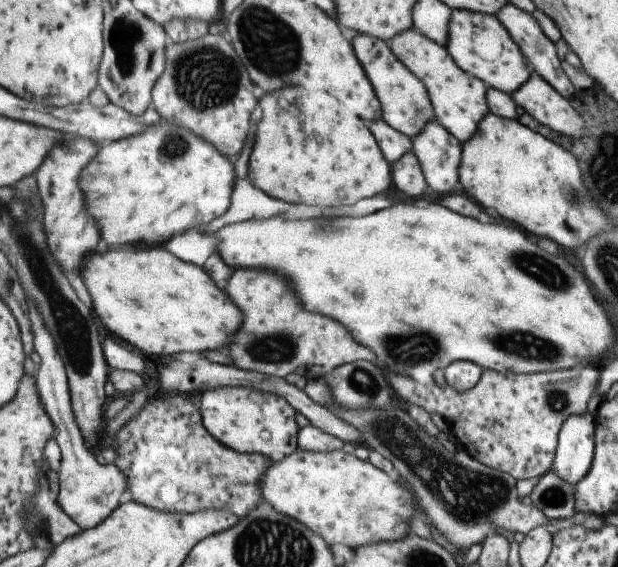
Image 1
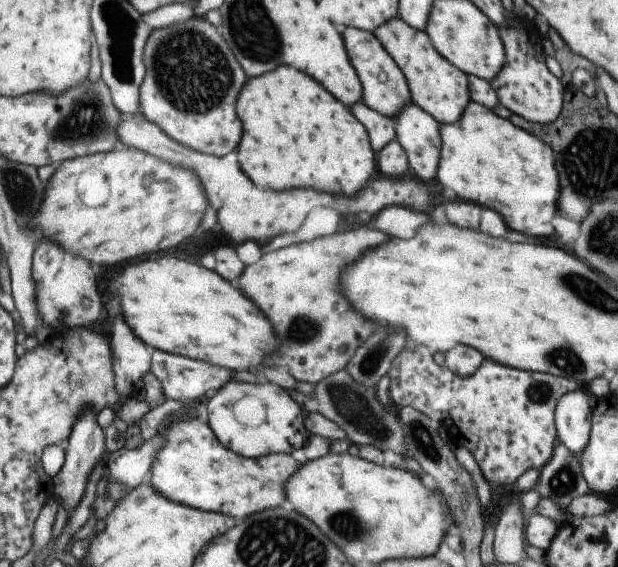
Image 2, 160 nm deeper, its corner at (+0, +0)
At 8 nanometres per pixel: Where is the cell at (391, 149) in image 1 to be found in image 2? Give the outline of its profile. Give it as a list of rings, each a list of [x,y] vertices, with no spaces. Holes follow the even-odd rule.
[[[361,101],[354,102],[349,110],[363,125],[369,144],[375,153],[391,139],[394,139],[394,128],[391,118],[371,110]]]

